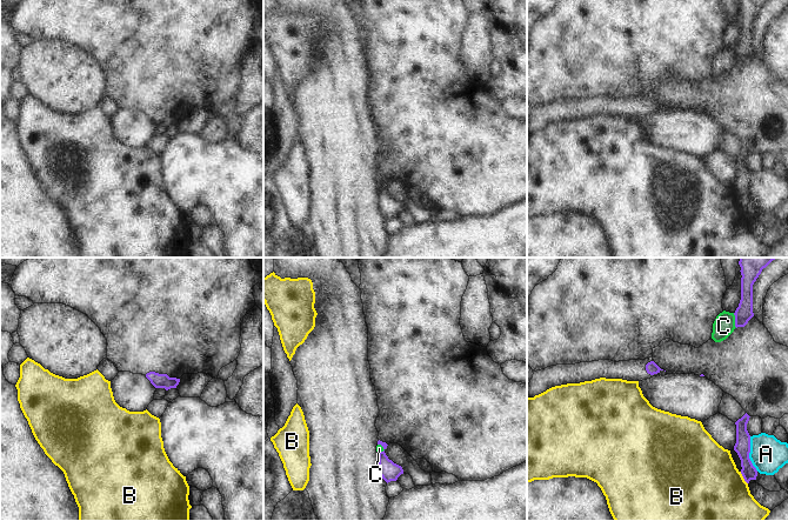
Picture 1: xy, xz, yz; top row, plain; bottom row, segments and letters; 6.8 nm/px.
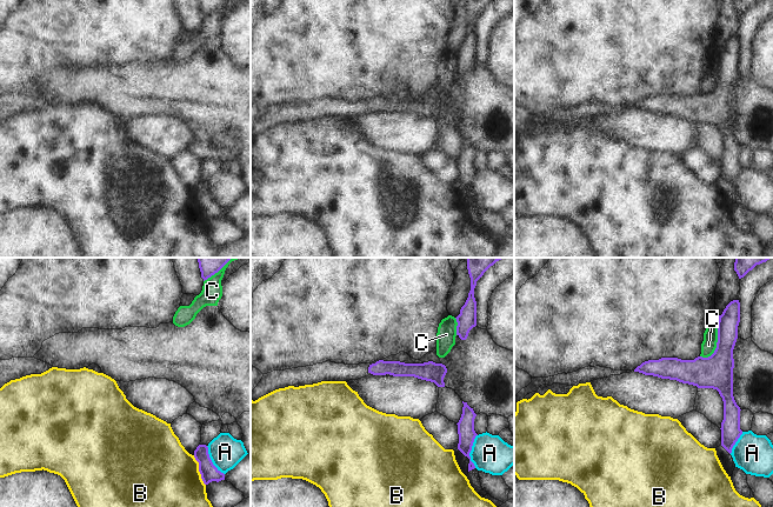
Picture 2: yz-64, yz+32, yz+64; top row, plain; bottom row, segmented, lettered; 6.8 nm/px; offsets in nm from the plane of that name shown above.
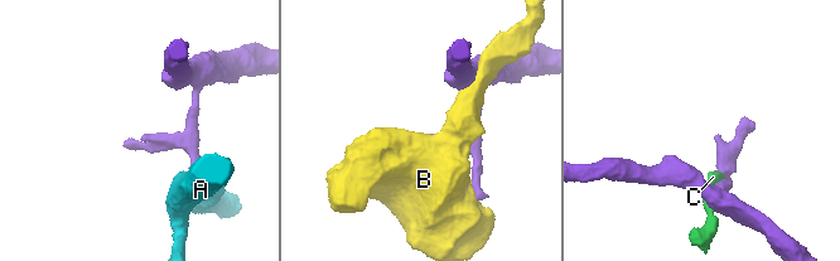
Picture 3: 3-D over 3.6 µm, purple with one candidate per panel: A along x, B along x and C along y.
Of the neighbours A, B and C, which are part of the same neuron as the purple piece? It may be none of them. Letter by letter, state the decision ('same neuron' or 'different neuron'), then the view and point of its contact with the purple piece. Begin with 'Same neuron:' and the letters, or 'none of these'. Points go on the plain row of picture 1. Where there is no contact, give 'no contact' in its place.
Same neuron: none of these
A: different neuron | yz (748, 191)
B: different neuron | yz (743, 214)
C: different neuron | yz (735, 57)

